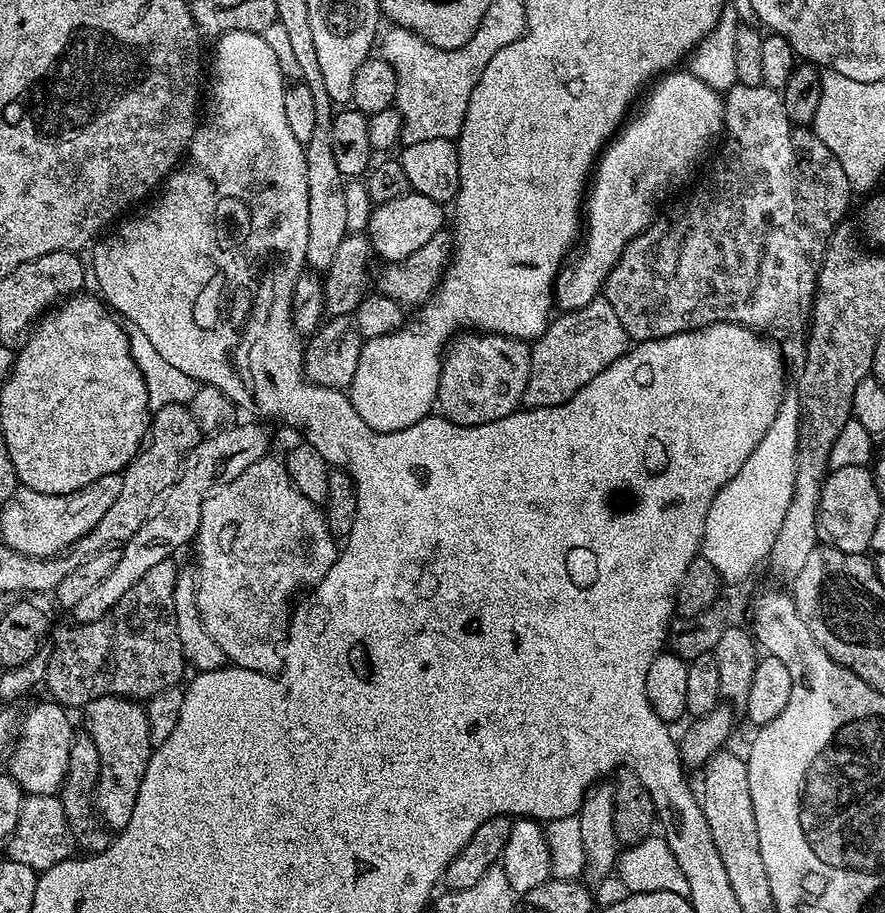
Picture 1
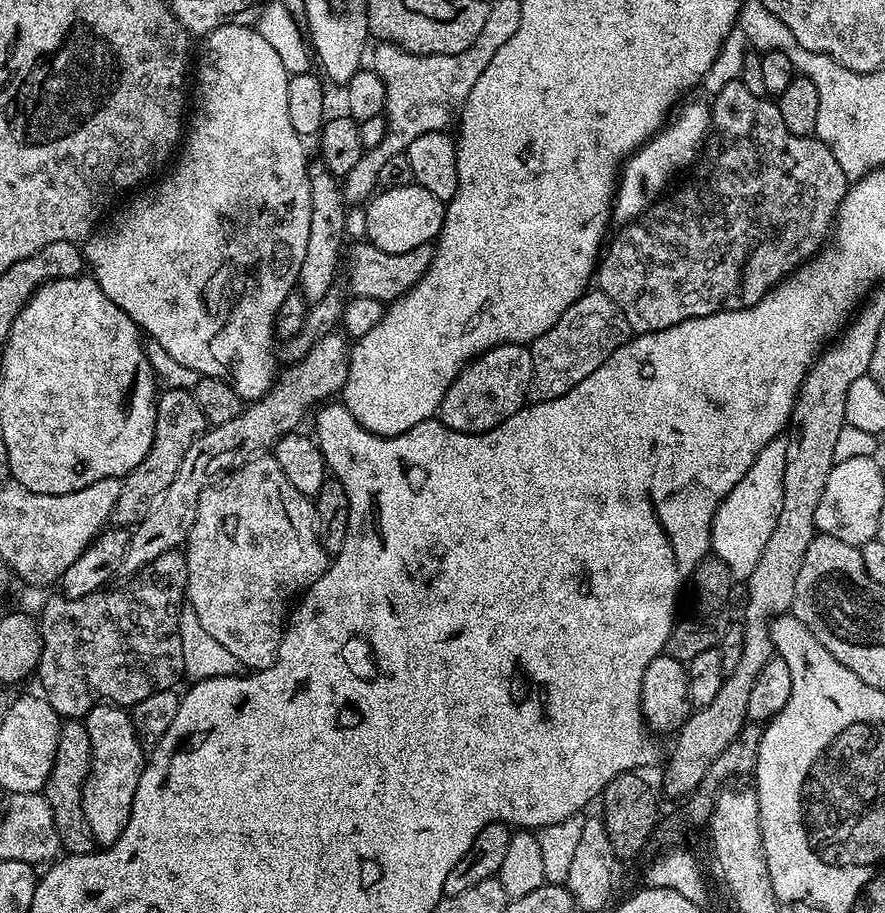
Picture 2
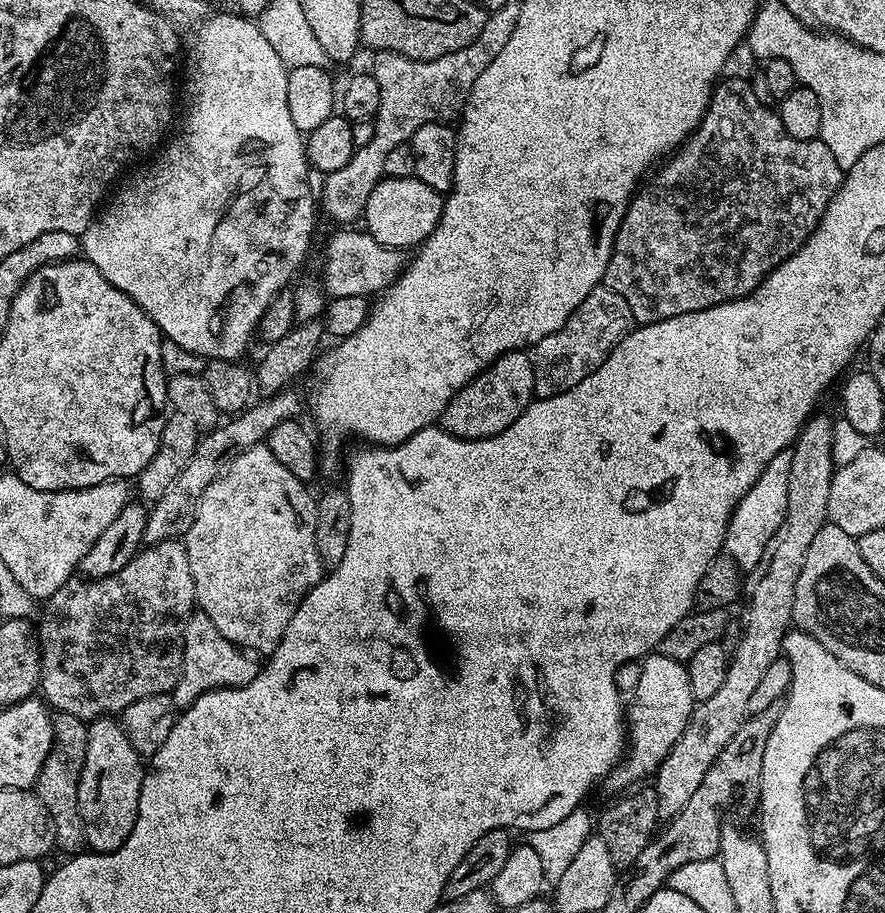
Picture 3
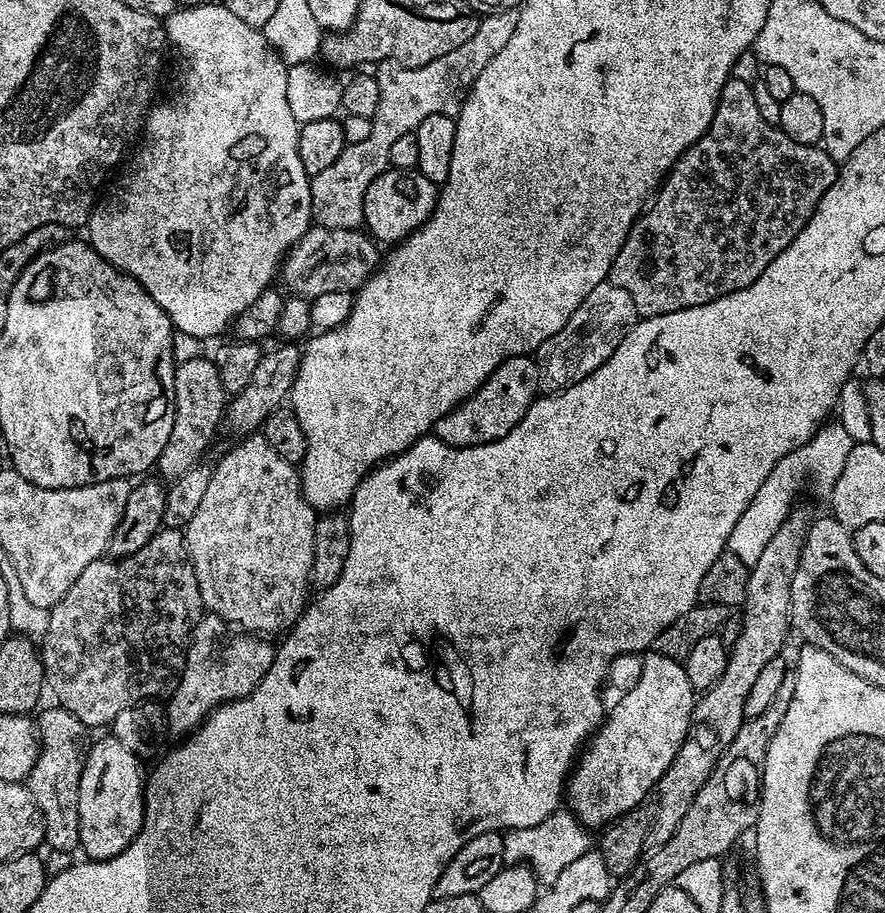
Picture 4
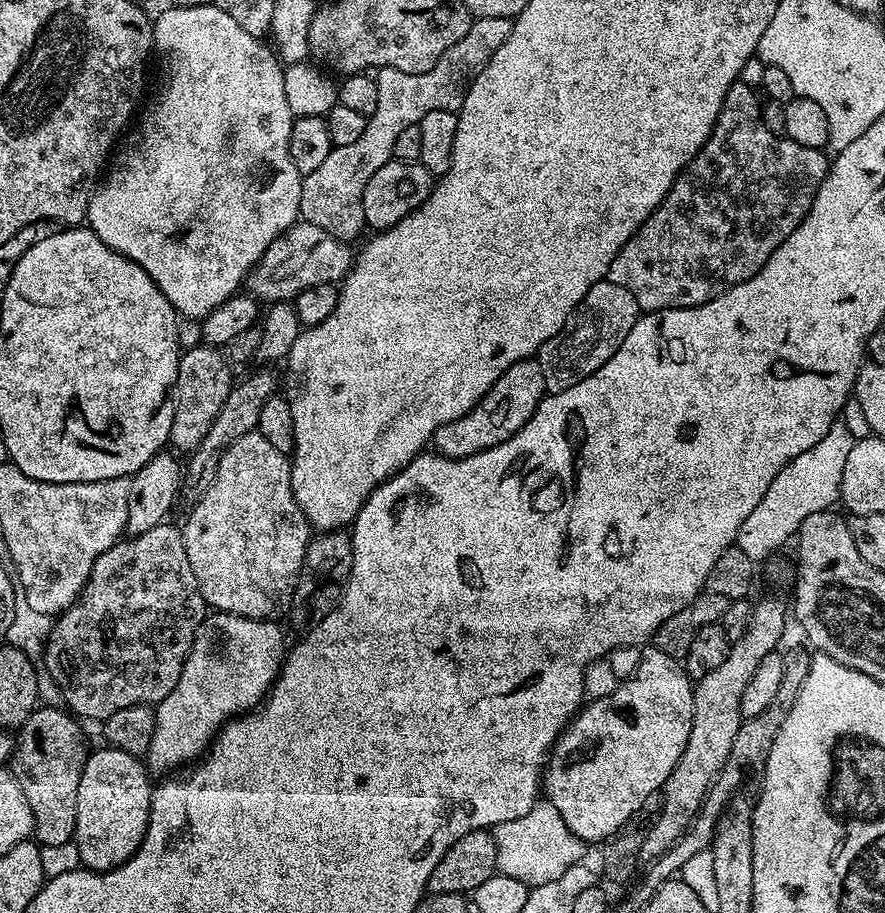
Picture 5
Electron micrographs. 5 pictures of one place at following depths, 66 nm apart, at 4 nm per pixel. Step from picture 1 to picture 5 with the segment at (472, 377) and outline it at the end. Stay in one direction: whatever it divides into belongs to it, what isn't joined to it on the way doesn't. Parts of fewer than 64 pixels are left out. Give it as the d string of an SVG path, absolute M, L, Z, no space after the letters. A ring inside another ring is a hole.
M539 359L514 362L514 366L510 366L510 370L506 370L502 378L498 378L494 386L490 386L488 393L471 410L462 414L462 418L446 422L446 426L438 426L434 437L435 451L441 456L449 456L452 460L462 460L506 442L511 436L518 434L518 430L522 430L526 422L530 422L534 410L545 395Z

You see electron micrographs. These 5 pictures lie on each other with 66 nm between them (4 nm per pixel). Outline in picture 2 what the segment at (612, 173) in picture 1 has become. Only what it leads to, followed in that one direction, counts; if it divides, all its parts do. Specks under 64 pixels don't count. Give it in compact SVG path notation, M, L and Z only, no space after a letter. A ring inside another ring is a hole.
M681 103L668 123L624 161L612 206L612 214L617 221L637 220L652 207L657 198L665 195L669 187L667 184L675 178L676 172L682 171L683 168L691 169L697 163L712 127L712 113L707 103L688 103Z

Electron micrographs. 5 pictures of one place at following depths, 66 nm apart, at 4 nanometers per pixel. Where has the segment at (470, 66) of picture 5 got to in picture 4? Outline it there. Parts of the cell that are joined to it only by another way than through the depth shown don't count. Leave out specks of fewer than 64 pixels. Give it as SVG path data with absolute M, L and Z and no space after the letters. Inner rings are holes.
M519 8L487 13L478 30L474 30L474 35L462 42L458 50L450 50L450 54L442 54L442 58L426 66L407 68L393 60L382 60L375 65L378 110L374 110L372 115L370 138L345 144L337 161L322 170L322 174L311 177L312 218L319 227L359 229L363 225L366 190L370 190L370 182L374 182L378 174L389 168L388 159L394 141L402 138L402 134L415 132L418 122L422 122L422 118L430 118L430 114L446 114L454 118L460 113L478 74L482 74L490 58L510 42L518 26L519 13Z

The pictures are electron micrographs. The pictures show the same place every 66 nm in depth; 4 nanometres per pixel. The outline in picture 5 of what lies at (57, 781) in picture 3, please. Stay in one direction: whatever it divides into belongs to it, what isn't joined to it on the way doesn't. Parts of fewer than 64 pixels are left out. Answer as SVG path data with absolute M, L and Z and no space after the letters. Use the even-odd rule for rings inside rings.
M37 707L26 723L20 725L10 757L12 777L30 804L34 821L34 840L41 846L73 843L78 814L78 778L90 751L81 721L63 707Z

